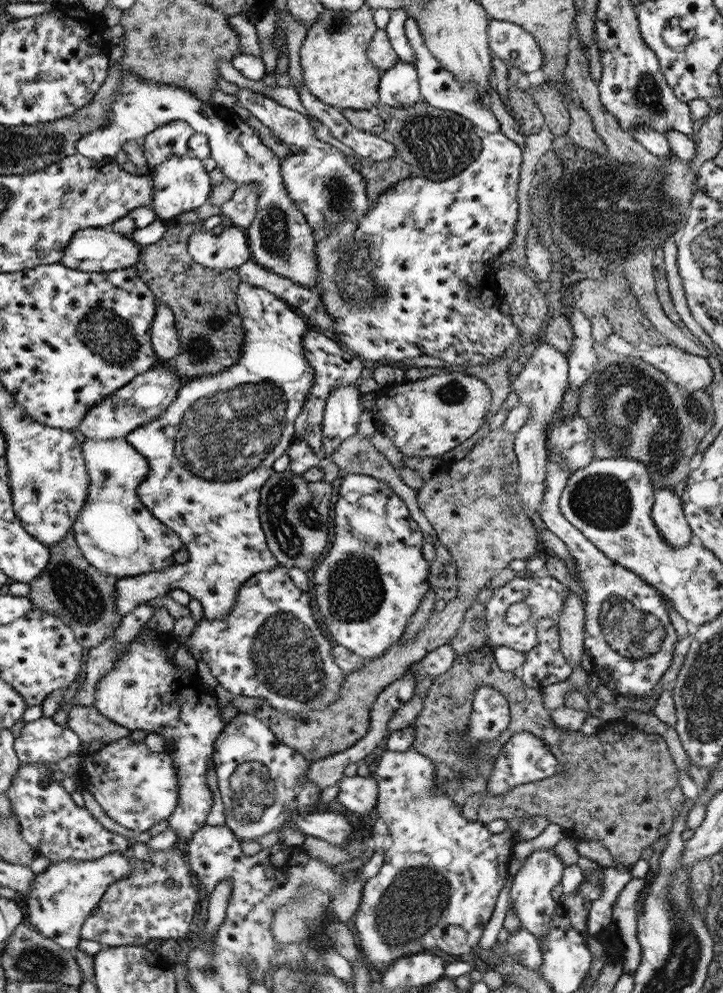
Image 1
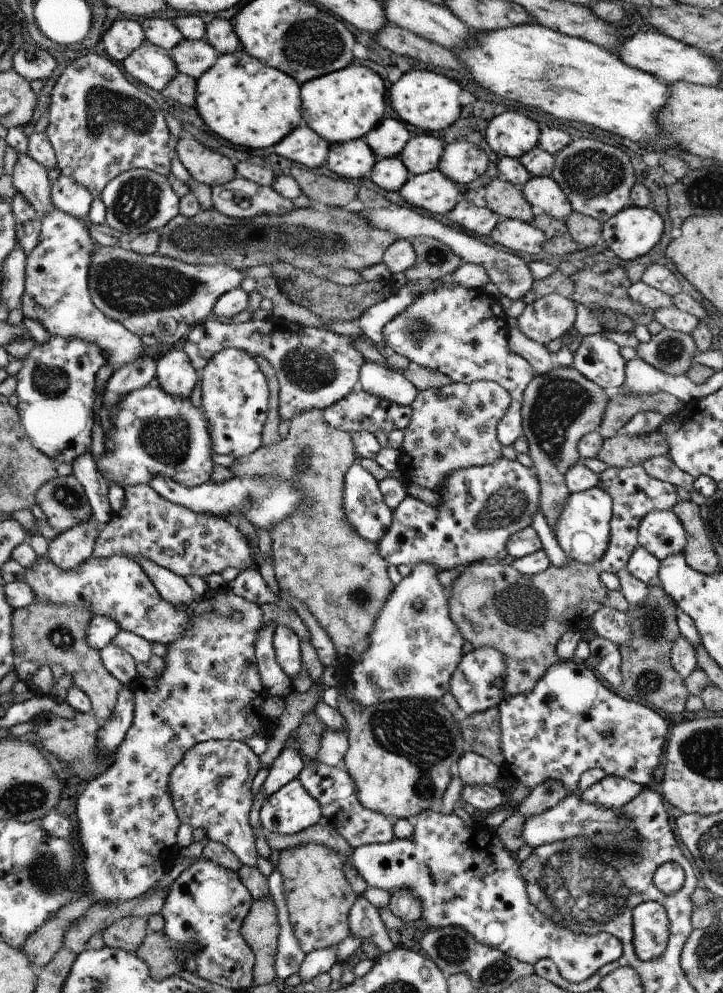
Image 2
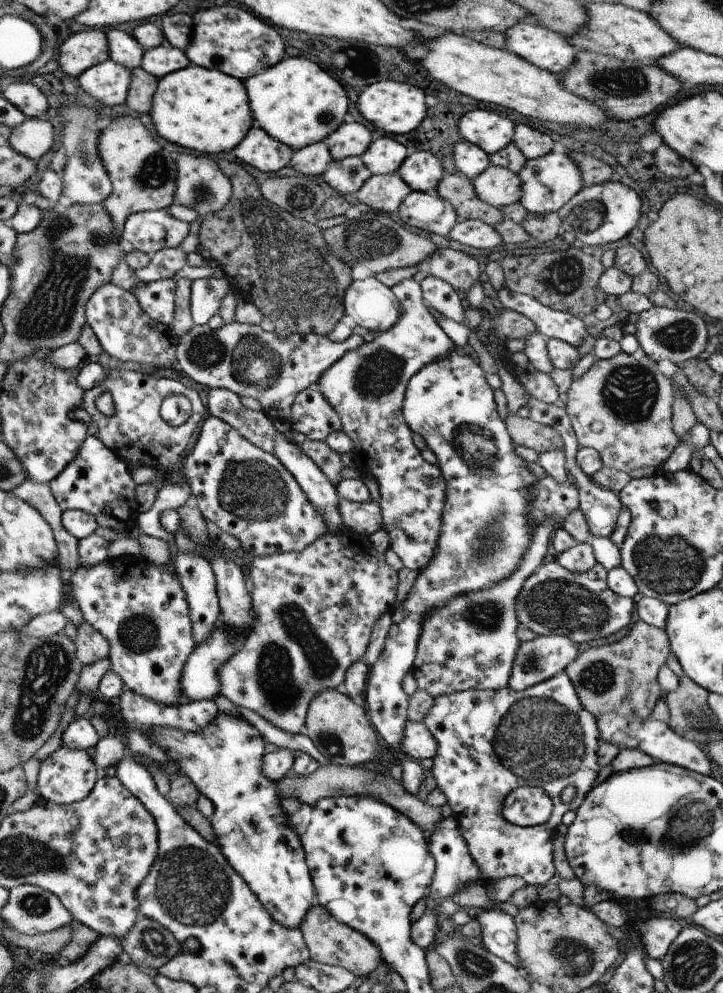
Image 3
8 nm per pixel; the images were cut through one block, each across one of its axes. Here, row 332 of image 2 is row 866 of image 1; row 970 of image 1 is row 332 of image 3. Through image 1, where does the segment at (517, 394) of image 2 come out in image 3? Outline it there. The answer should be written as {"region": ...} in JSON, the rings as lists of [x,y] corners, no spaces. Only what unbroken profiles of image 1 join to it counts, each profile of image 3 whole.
{"region":[[[375,276],[355,280],[345,290],[345,309],[358,326],[382,334],[401,315],[401,304],[392,289]]]}

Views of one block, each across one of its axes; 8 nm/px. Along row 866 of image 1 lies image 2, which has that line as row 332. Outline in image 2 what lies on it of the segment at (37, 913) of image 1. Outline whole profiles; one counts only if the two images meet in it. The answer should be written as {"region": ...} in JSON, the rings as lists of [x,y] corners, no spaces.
{"region":[[[56,207],[41,220],[41,233],[36,246],[25,261],[25,292],[21,296],[24,319],[40,321],[52,337],[84,339],[99,346],[114,371],[138,361],[149,352],[133,331],[126,330],[94,306],[89,289],[89,268],[93,253],[93,238],[81,219]]]}

